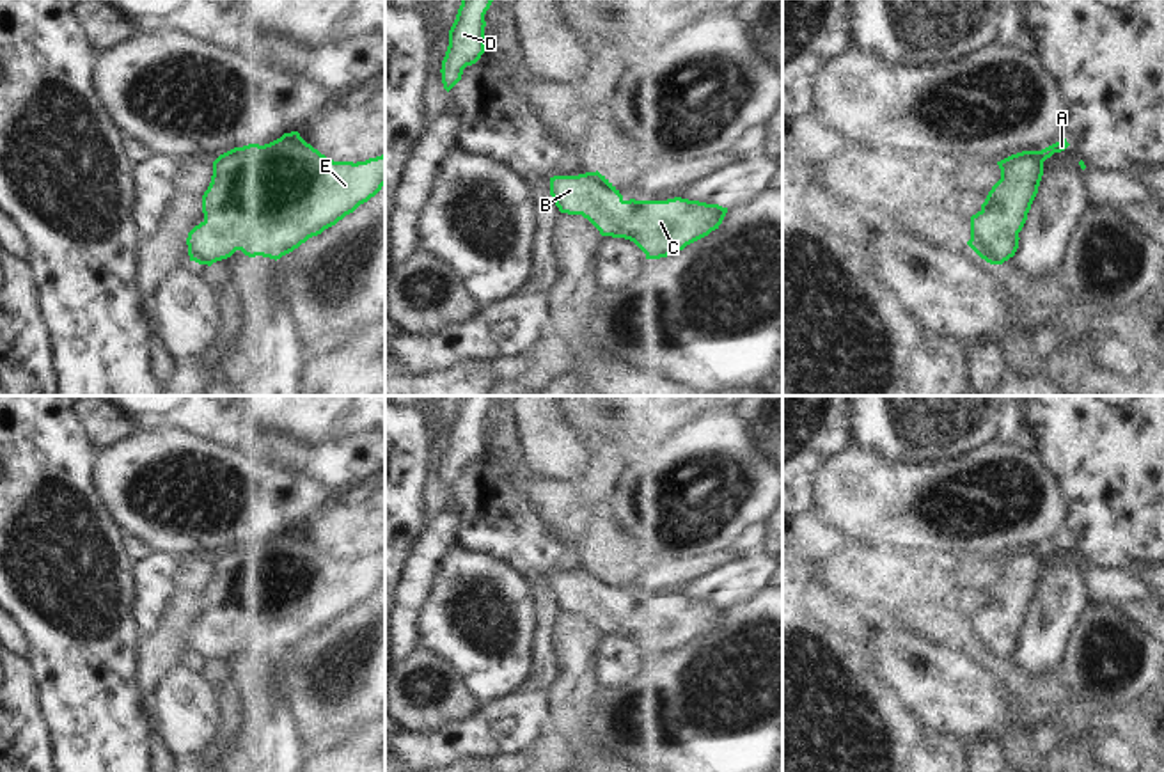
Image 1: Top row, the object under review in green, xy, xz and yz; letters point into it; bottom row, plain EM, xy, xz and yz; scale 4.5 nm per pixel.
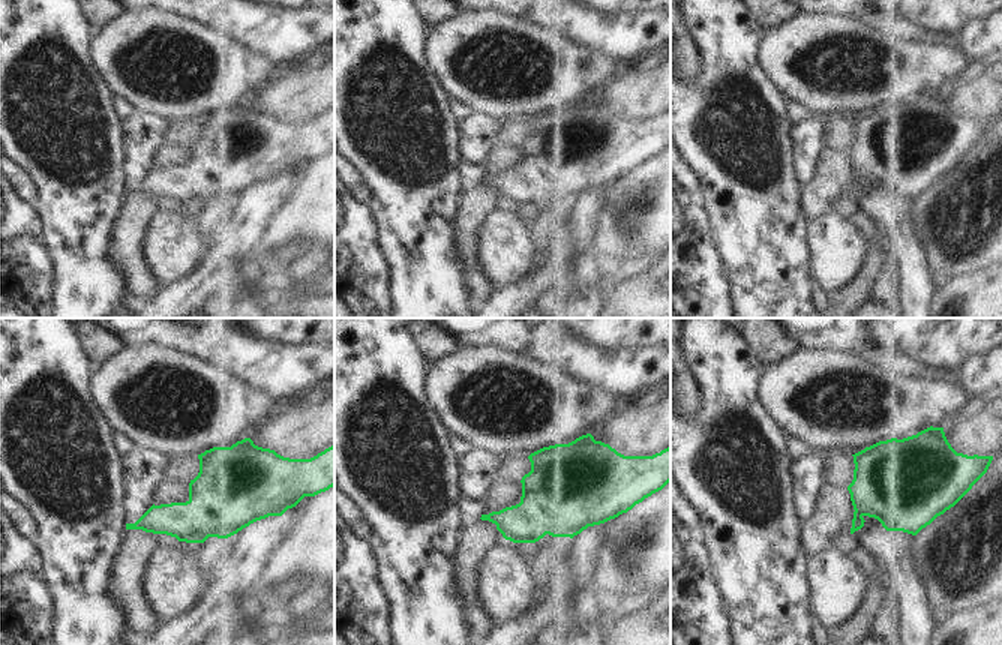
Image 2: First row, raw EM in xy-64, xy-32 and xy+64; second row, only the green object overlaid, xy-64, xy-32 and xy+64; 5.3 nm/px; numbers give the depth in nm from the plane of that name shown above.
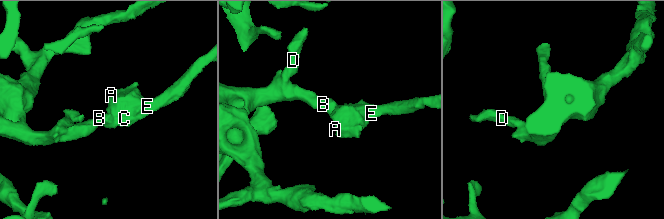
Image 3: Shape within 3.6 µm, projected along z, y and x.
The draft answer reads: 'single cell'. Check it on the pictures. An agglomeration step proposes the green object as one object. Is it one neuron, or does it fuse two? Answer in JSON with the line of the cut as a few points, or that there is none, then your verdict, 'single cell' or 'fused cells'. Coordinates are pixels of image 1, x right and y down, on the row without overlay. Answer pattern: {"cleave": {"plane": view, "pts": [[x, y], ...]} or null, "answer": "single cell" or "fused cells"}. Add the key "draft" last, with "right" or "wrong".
{"cleave": null, "answer": "single cell", "draft": "right"}

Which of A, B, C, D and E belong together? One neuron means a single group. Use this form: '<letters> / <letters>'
A B C D E

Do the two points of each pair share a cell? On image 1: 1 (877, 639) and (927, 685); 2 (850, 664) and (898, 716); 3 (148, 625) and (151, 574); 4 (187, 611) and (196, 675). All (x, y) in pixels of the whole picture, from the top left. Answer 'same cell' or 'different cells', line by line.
1: same cell
2: same cell
3: same cell
4: different cells

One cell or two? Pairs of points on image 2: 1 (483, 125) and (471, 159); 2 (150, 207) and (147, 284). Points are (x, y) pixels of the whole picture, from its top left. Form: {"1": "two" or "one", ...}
{"1": "one", "2": "one"}

